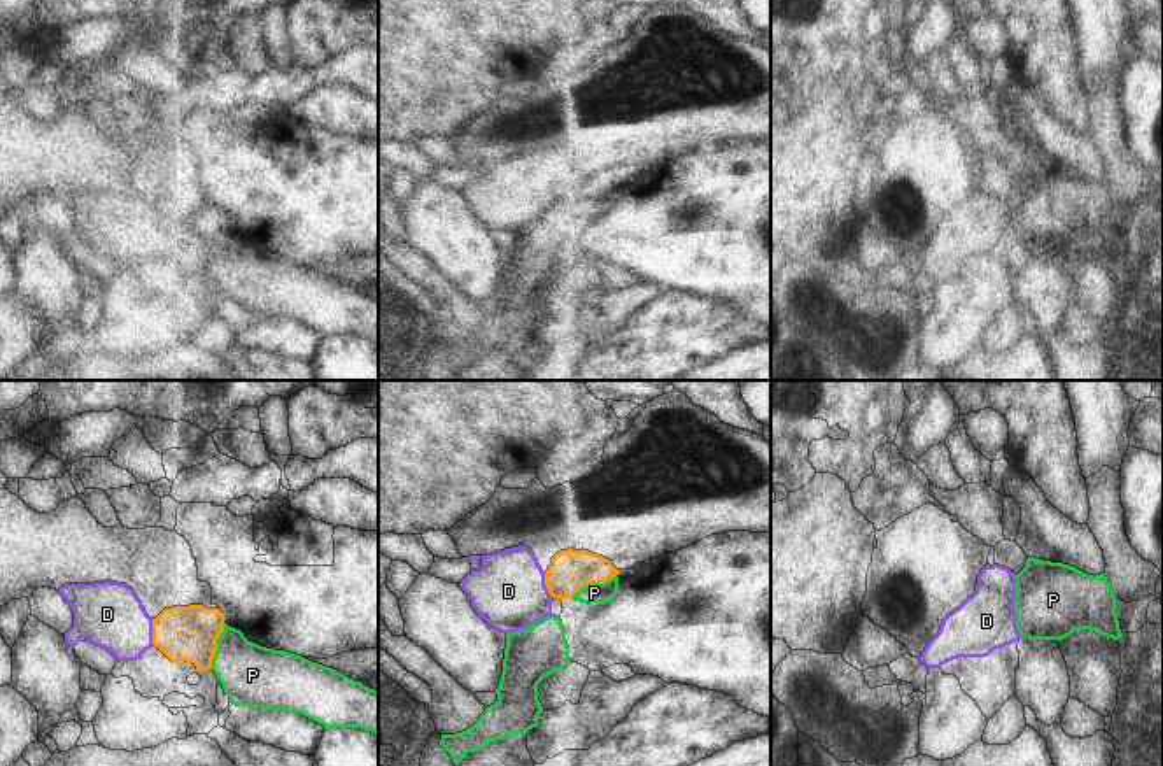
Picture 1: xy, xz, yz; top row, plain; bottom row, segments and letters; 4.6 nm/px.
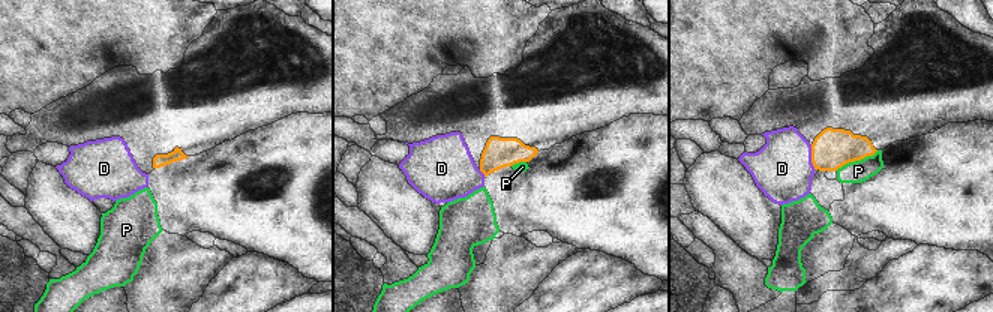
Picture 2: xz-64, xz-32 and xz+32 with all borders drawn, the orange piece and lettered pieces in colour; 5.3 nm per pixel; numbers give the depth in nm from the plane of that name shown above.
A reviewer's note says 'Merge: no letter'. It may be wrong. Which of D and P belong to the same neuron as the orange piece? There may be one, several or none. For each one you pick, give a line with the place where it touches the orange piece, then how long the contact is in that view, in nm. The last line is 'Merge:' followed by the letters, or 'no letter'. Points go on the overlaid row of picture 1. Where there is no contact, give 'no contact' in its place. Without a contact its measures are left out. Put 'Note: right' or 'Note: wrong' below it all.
D: meets orange in xy at (153, 631); contact 120 nm long
Merge: D
Note: wrong

